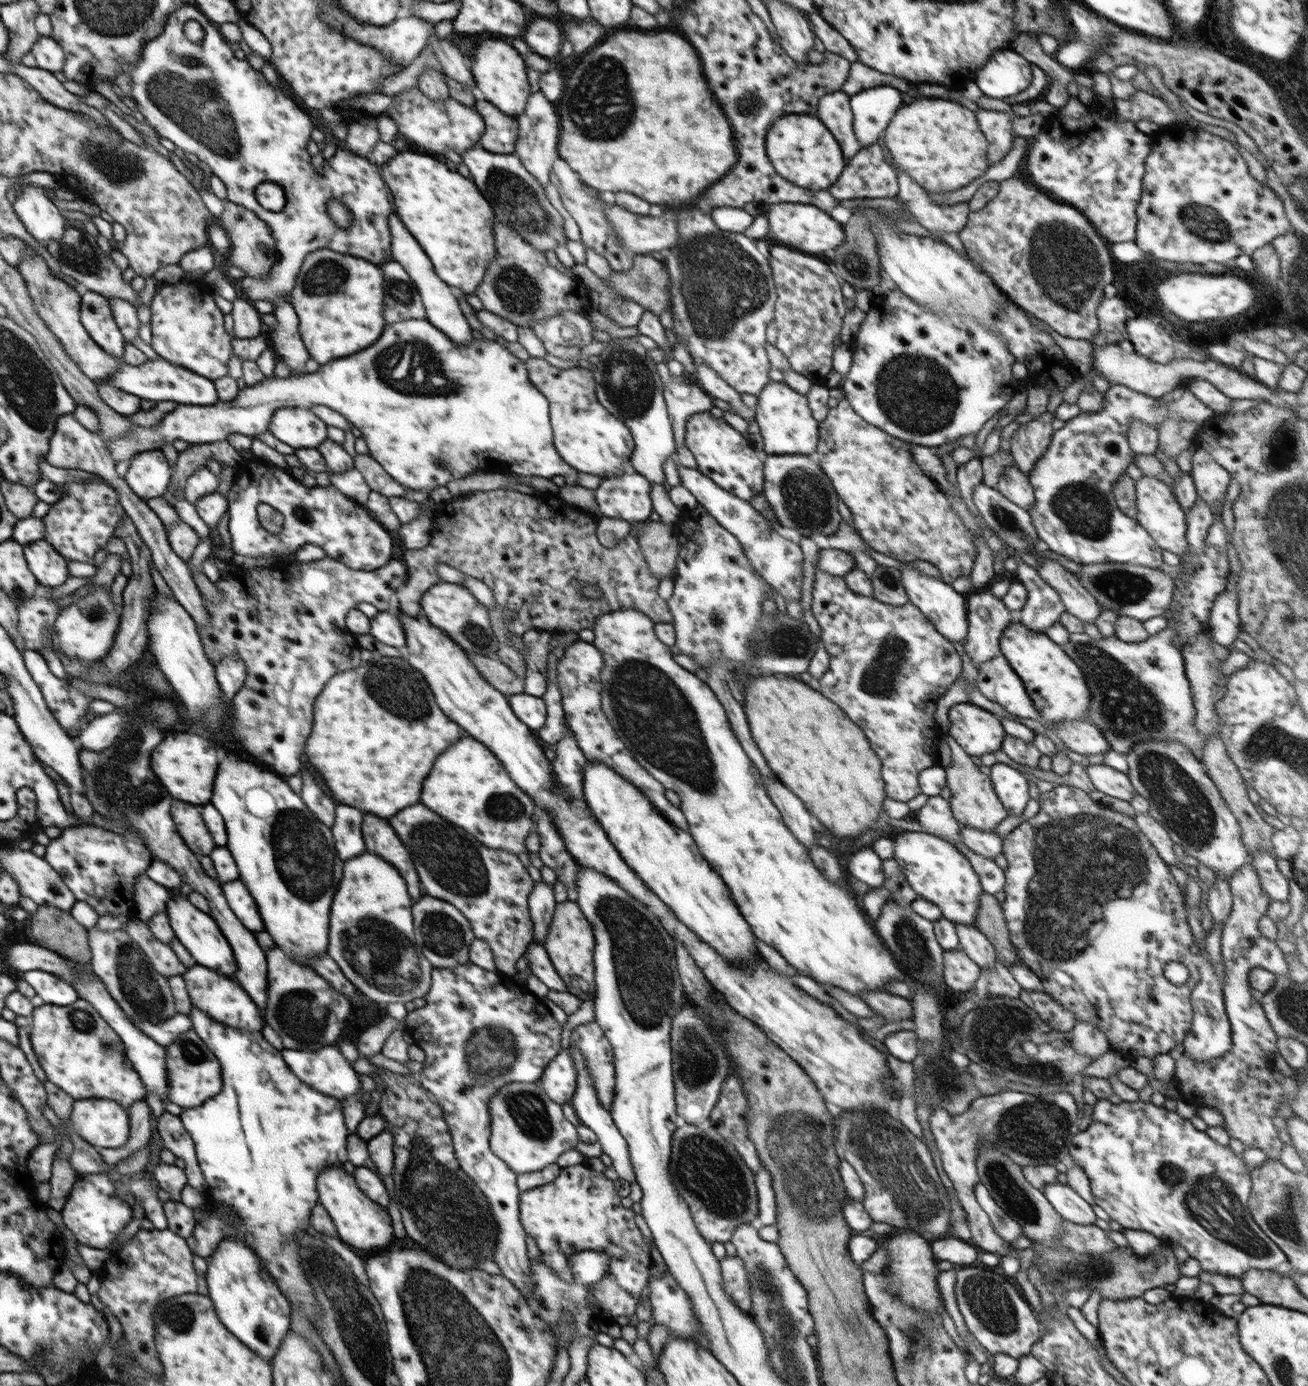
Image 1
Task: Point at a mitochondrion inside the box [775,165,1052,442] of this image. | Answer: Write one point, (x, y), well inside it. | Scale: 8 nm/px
(915, 403)

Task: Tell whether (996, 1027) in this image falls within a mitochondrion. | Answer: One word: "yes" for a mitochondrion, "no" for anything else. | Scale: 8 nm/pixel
yes

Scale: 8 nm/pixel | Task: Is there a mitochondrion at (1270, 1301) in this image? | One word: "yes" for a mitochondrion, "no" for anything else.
no

